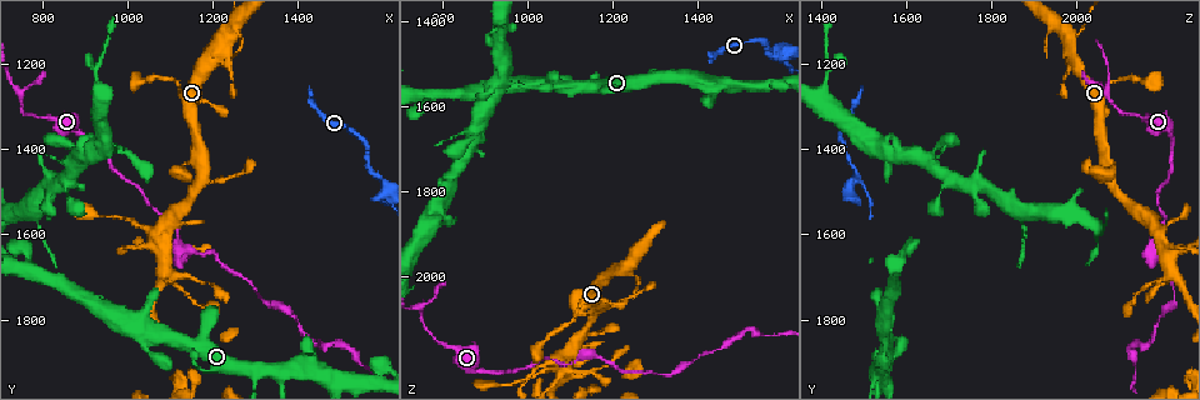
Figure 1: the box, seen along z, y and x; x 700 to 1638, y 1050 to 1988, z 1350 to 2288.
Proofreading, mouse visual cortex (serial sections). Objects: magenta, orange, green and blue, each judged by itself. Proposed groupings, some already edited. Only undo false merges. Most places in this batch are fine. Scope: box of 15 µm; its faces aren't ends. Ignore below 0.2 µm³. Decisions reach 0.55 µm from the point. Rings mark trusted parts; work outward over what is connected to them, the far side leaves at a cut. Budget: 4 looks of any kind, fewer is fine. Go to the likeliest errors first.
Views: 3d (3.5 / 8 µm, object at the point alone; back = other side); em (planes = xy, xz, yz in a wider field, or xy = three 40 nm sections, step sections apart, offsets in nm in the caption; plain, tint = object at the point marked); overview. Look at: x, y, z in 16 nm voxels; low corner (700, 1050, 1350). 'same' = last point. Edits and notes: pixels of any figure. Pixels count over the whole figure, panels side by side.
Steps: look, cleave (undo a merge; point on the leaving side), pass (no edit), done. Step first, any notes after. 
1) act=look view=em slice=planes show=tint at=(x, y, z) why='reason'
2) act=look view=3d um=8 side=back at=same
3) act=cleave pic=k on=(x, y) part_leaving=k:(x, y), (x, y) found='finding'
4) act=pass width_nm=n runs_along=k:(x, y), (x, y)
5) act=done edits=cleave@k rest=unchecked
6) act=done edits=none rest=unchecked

act=look view=em slice=xy step=2 show=tint at=(1185, 1650, 2190) why='thick turns thin'

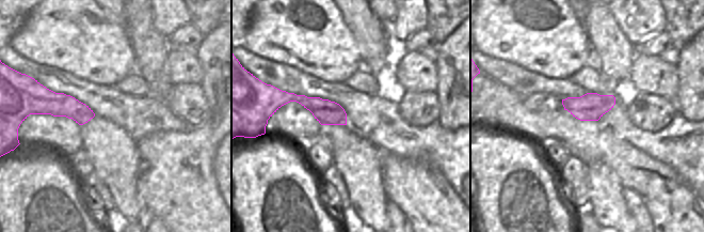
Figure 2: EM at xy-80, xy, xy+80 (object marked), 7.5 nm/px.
act=look view=3d um=3.5 side=back at=same why='see where the arms go'

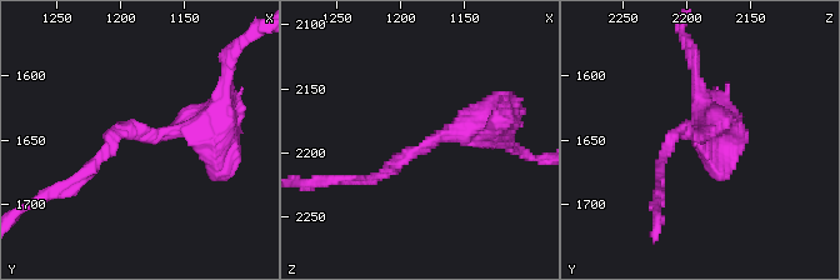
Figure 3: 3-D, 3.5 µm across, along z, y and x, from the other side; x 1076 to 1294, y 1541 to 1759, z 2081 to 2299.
act=pass found='continuous, no second cell'

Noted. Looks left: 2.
act=look view=3d um=3.5 side=back at=(1580, 1465, 1485) why='a fork'

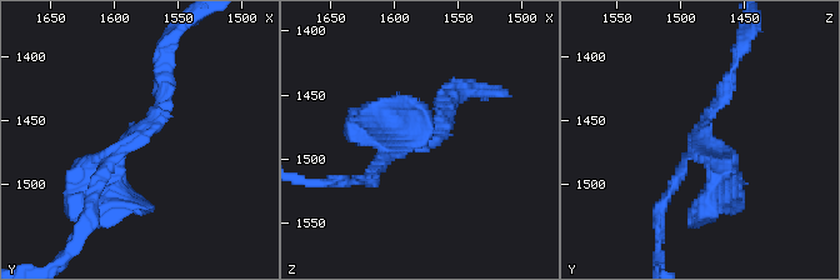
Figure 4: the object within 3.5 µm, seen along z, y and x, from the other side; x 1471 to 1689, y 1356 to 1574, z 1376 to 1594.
act=look view=em slice=xy step=2 show=tint at=(1586, 1462, 1488) why='shape alone is not enough'

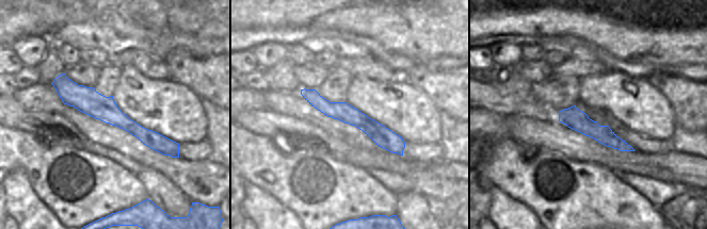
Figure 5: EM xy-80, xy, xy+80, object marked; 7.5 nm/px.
act=pass runs_along=4:(165, 71), (154, 121), (85, 194) found='continuous, no second cell'

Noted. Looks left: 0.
act=done edits=none rest=unchecked

